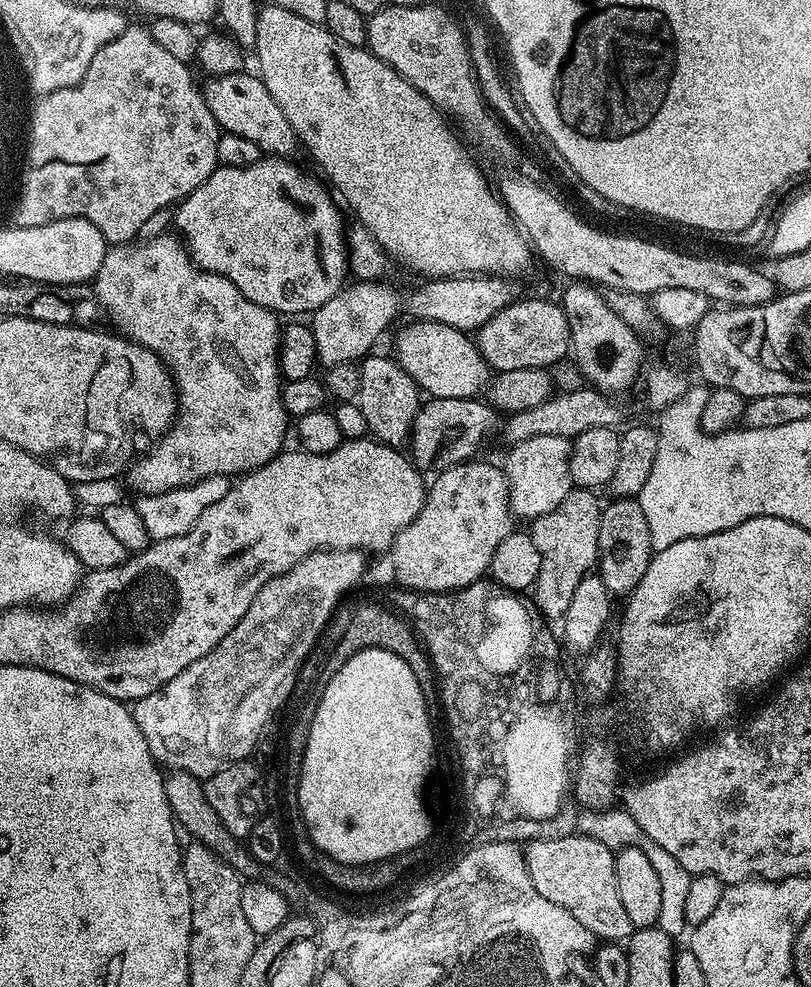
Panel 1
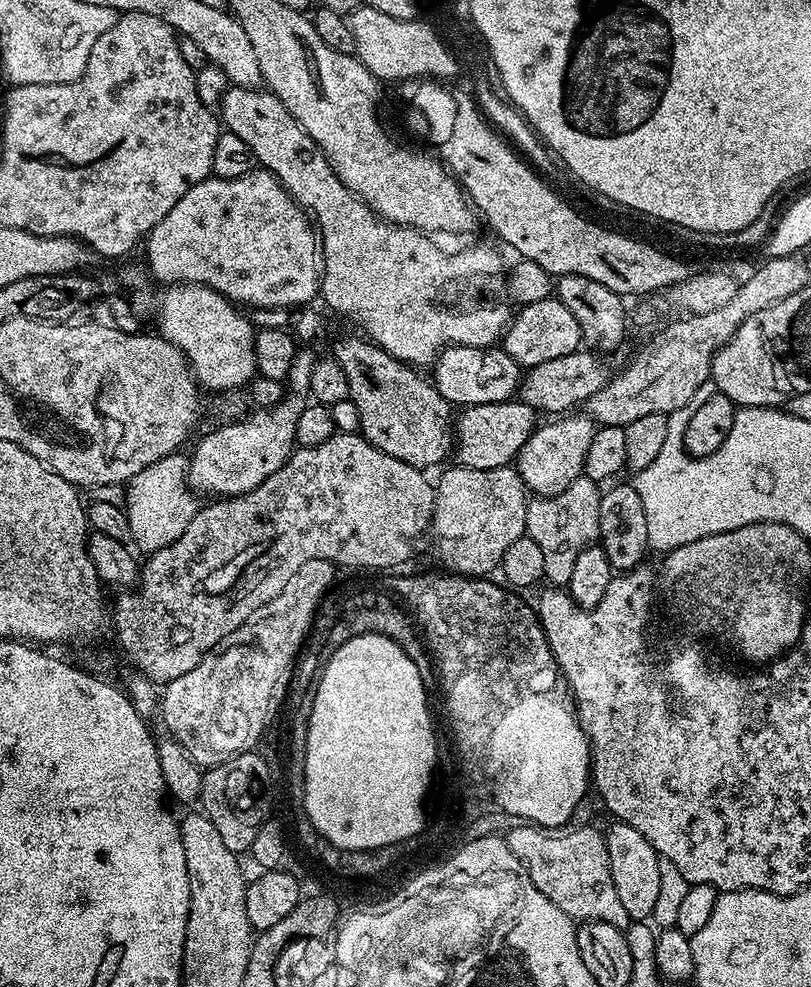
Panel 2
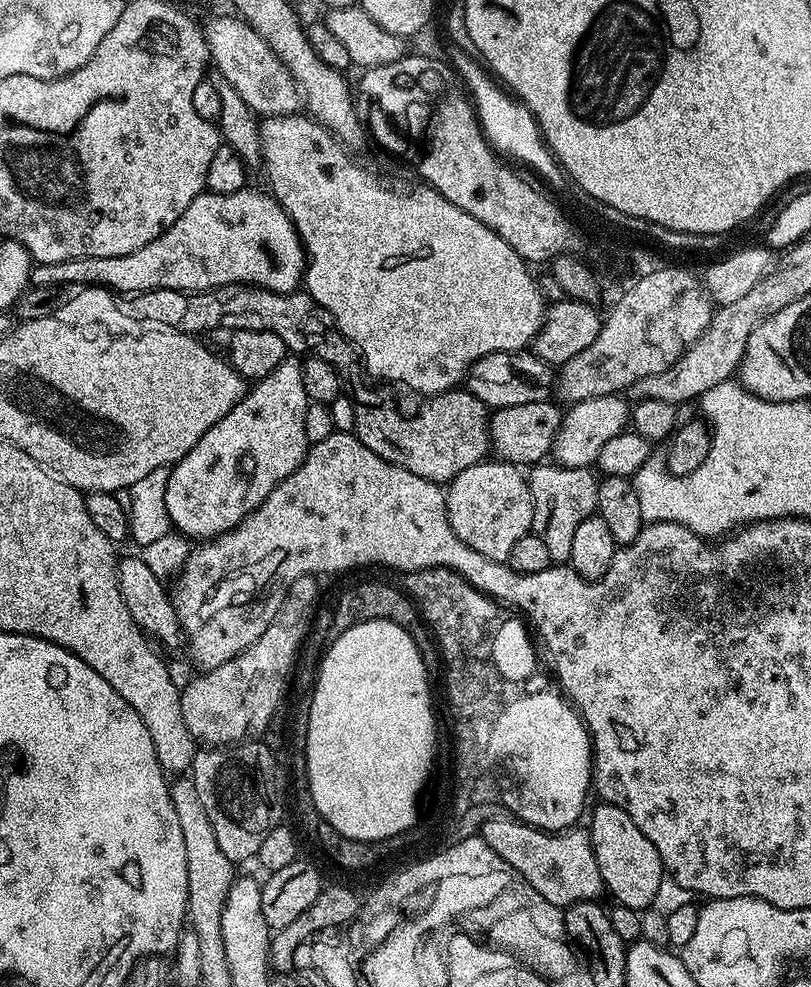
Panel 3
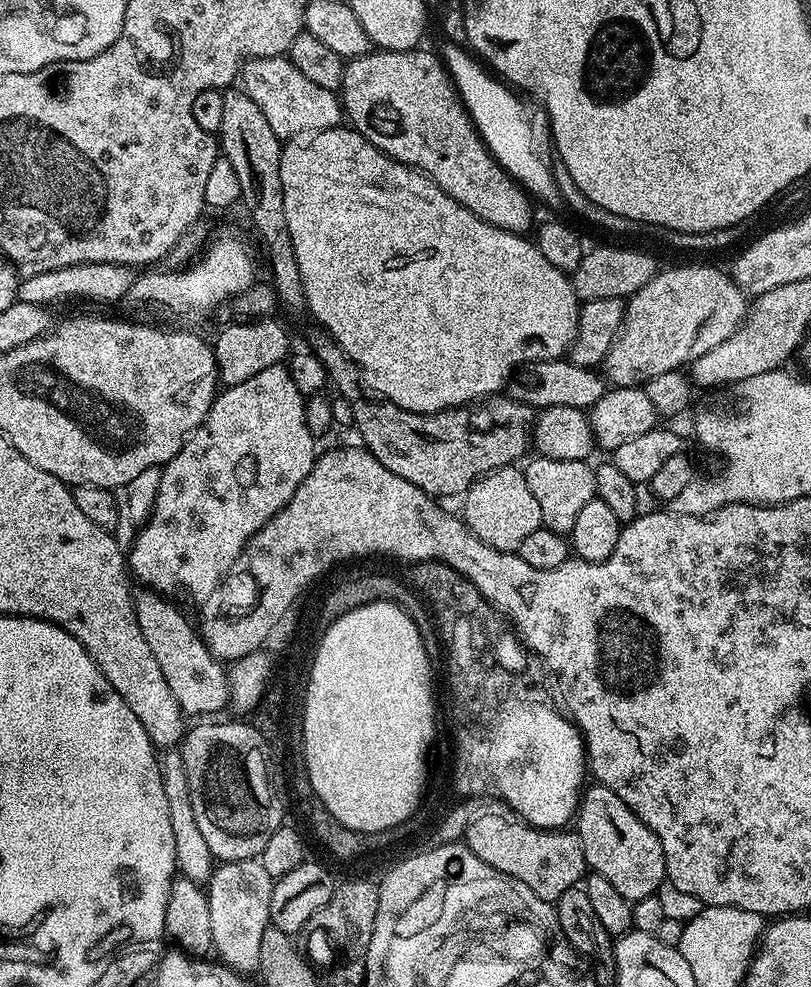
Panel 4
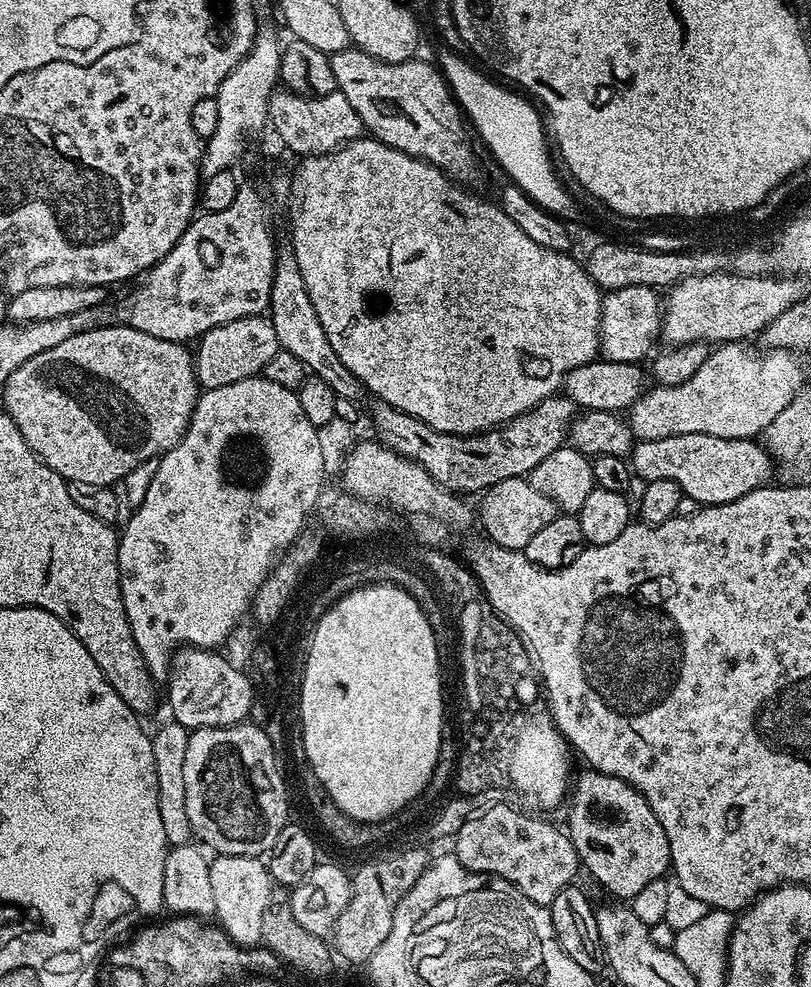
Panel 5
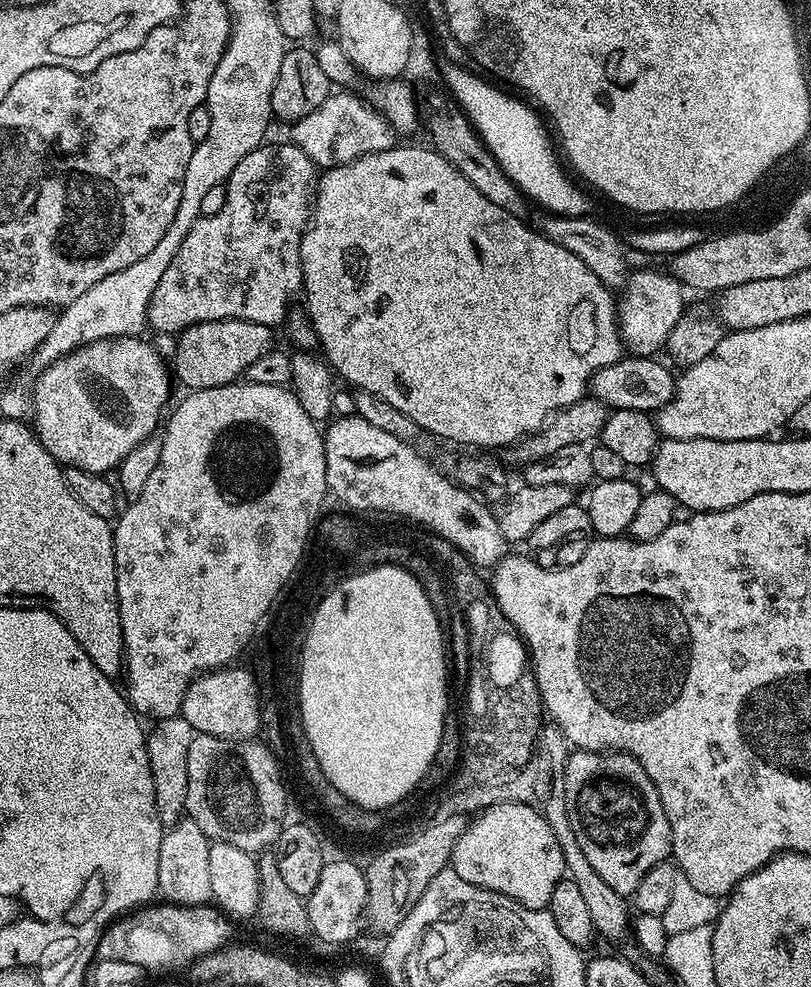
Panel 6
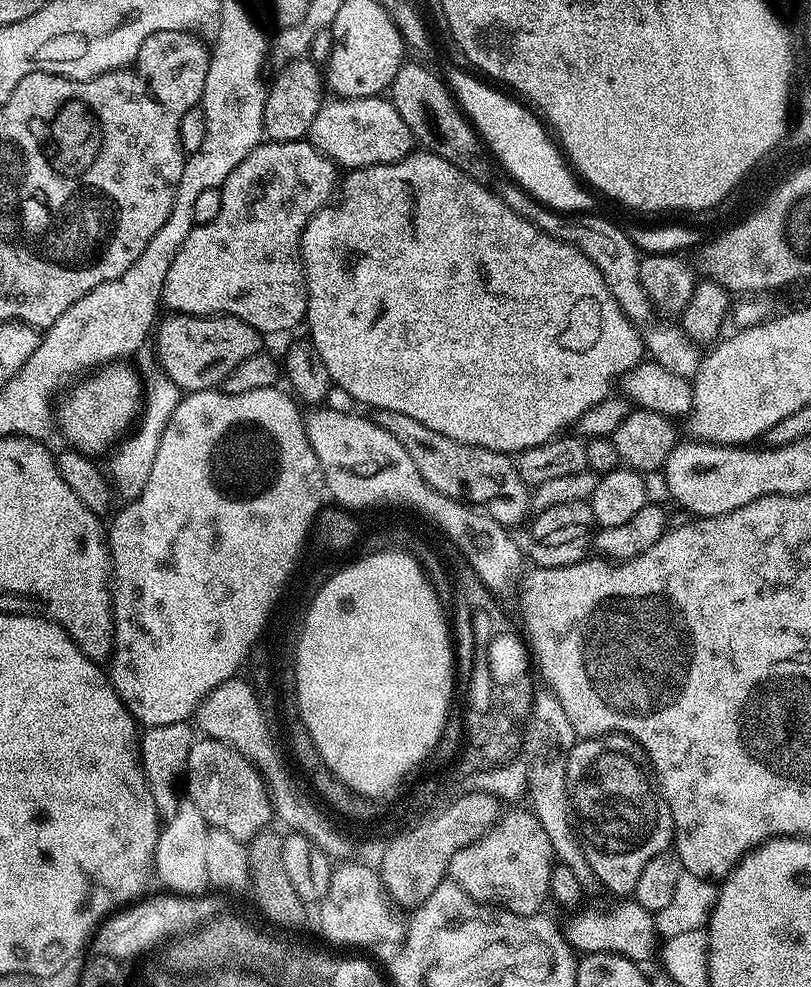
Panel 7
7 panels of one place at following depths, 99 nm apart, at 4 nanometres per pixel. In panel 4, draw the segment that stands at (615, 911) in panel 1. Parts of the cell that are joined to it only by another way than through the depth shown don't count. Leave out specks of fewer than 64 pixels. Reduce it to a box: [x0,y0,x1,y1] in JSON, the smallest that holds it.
[462,812,586,902]

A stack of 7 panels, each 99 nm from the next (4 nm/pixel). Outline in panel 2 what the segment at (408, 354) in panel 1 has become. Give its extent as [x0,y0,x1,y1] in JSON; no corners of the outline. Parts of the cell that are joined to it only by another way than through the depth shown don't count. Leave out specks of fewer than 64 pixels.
[432,344,522,406]

